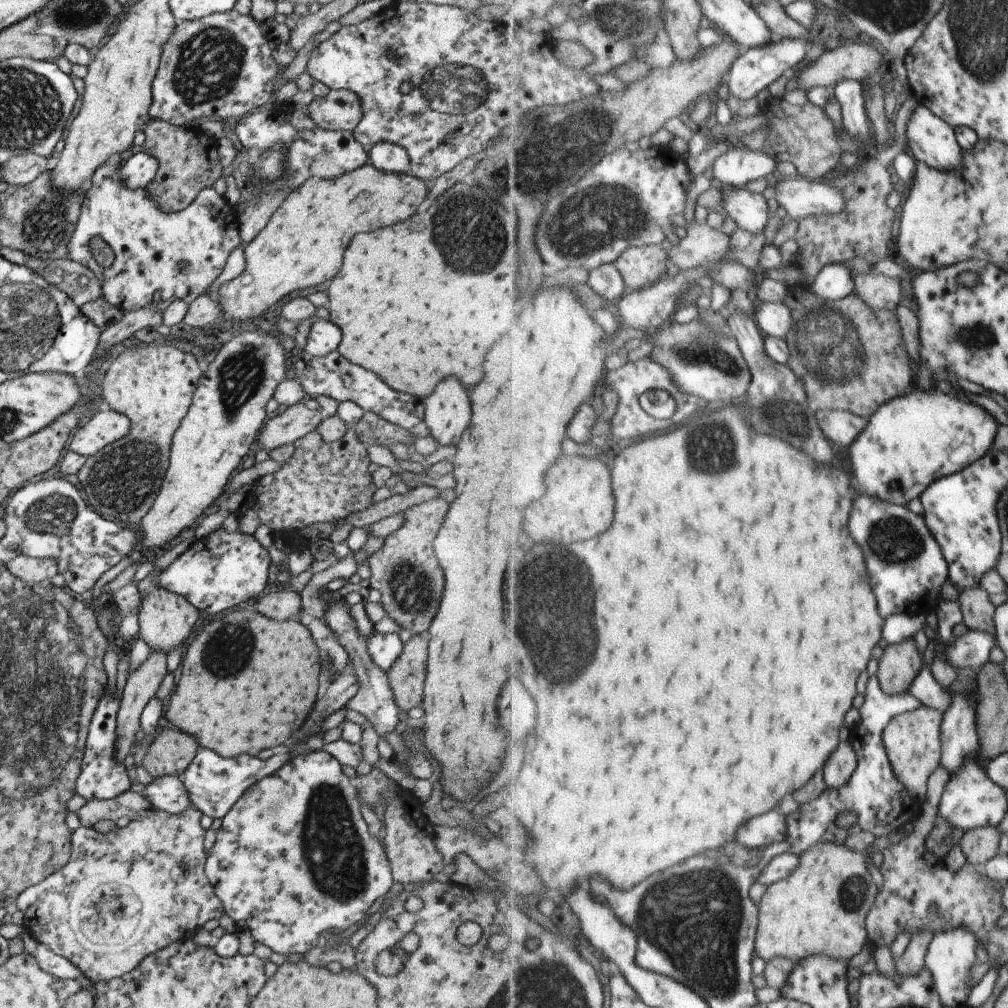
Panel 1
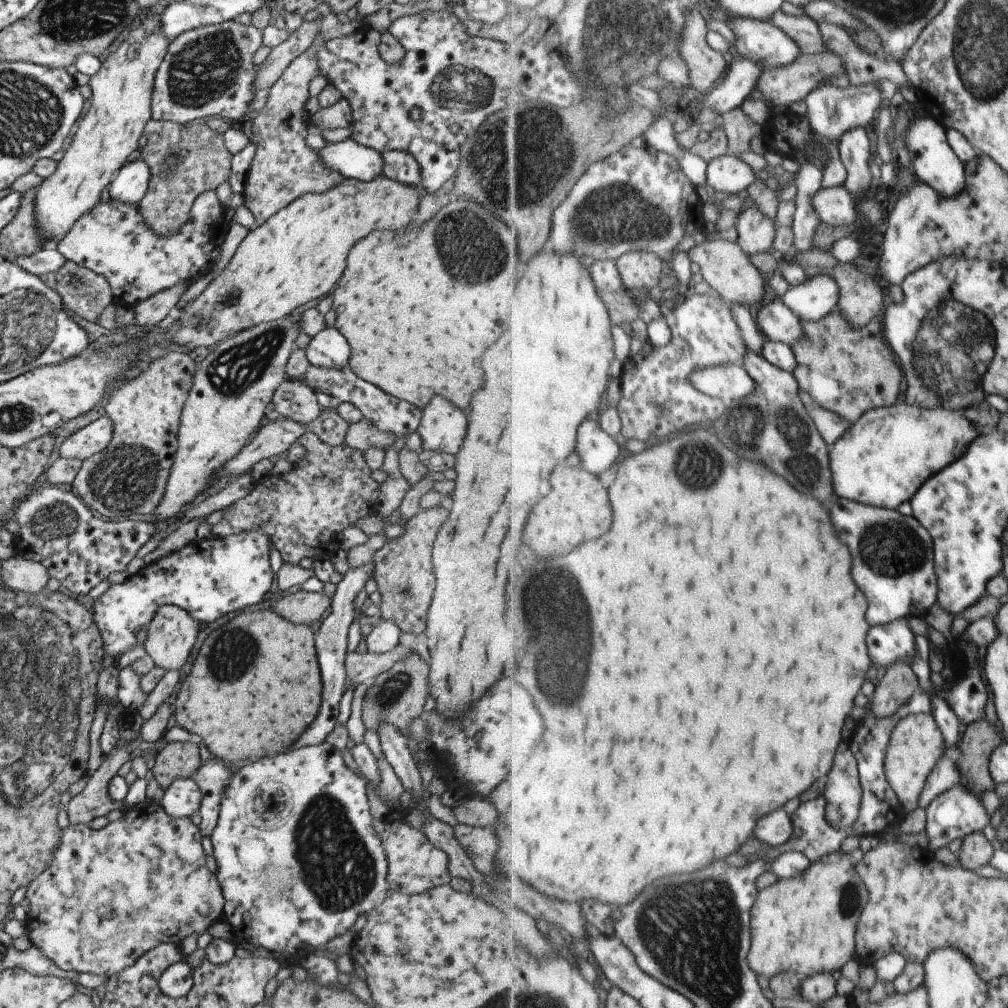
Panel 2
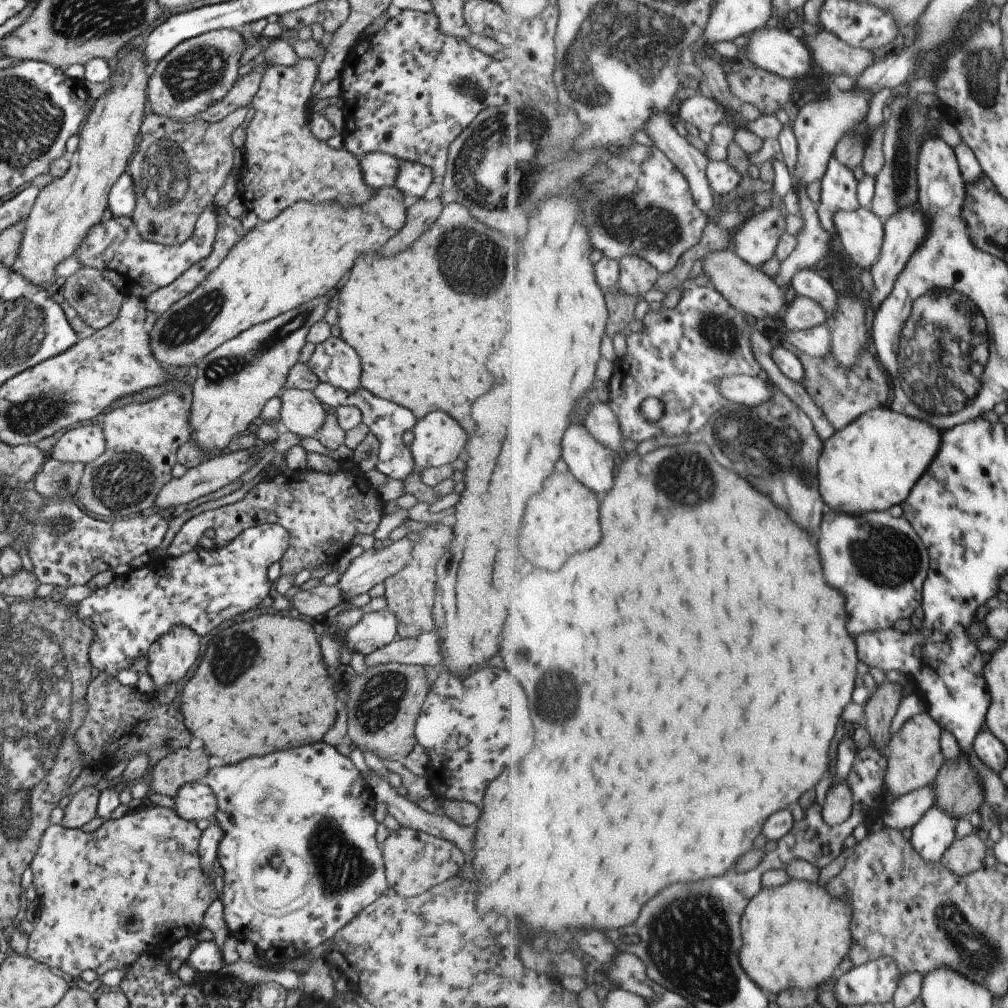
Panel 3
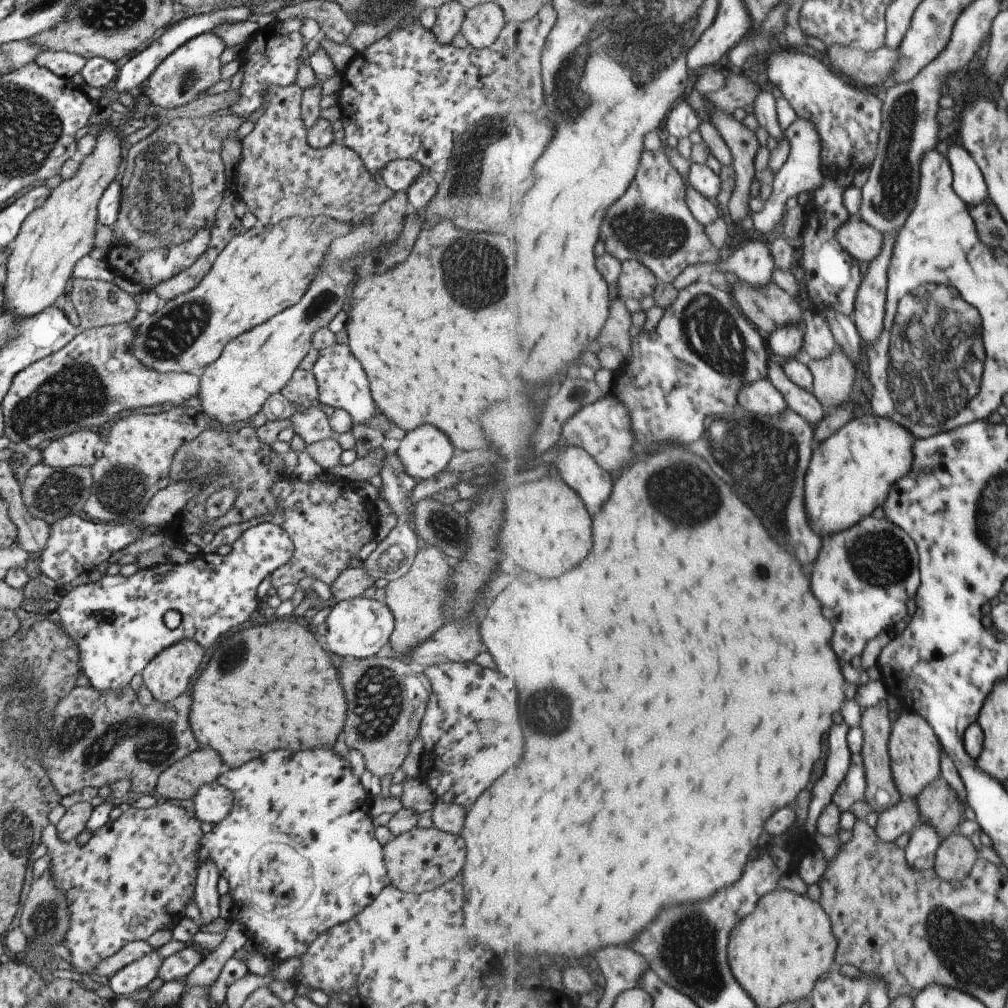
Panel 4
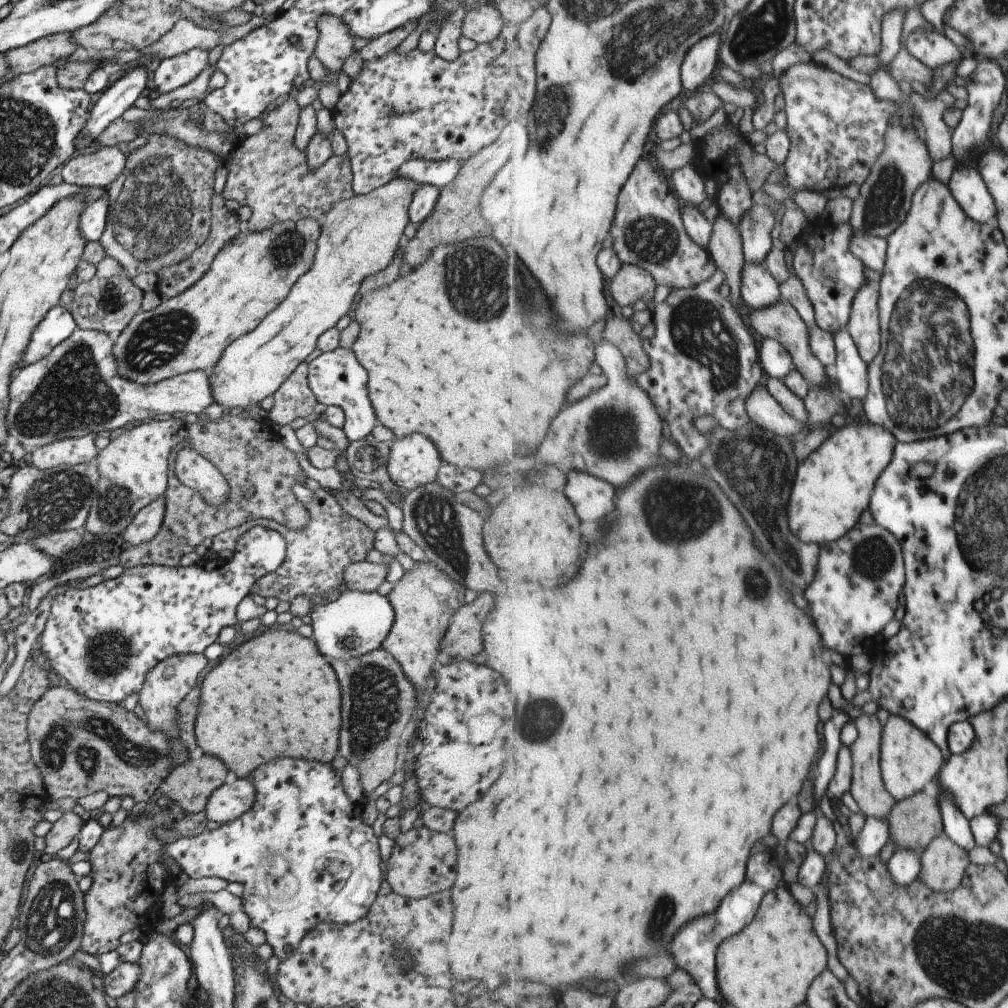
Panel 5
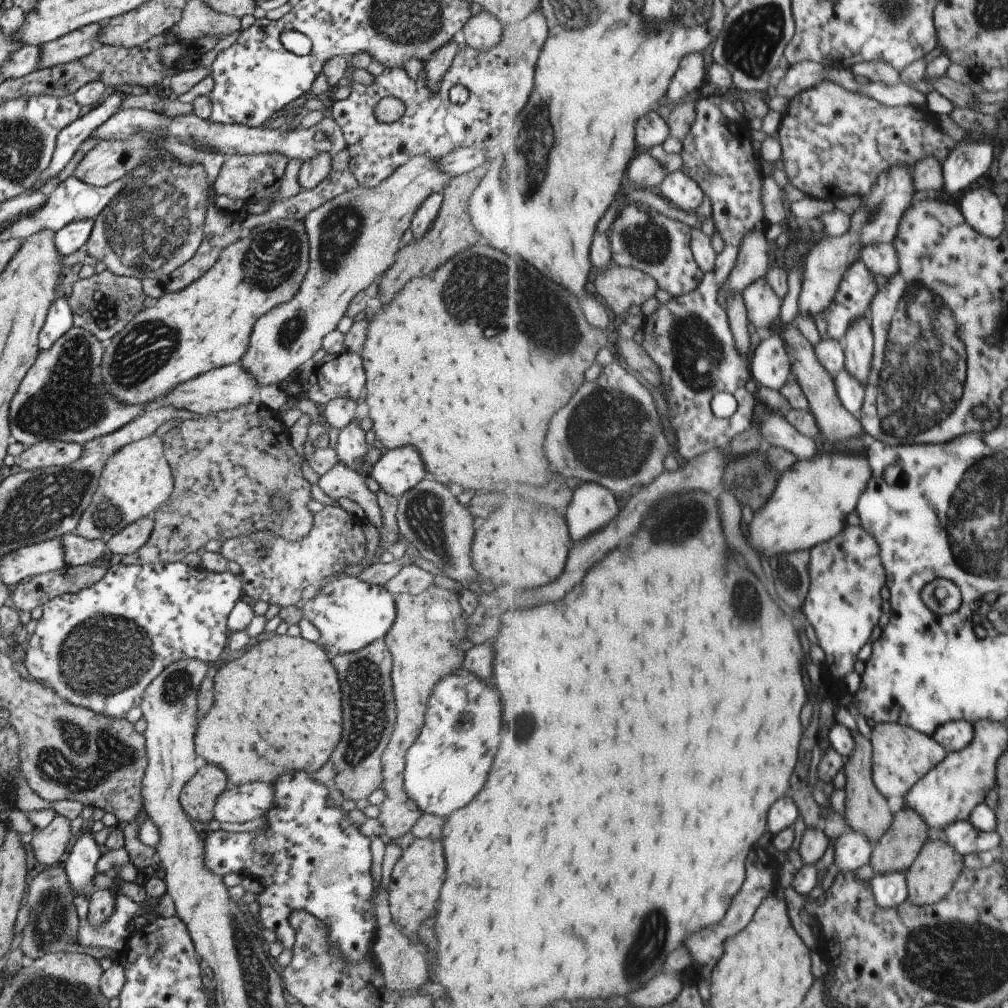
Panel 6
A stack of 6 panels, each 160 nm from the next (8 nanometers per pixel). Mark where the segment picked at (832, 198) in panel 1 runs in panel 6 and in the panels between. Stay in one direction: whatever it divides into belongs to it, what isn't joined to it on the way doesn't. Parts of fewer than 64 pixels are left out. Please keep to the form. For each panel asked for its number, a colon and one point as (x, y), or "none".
2: (836, 208)
3: (862, 232)
4: (863, 241)
5: (872, 250)
6: (882, 258)

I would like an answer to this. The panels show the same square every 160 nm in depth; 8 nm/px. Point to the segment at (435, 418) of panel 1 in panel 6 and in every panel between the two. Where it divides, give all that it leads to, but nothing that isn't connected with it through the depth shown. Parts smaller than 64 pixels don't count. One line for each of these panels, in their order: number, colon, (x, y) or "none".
2: (441, 426)
3: (437, 438)
4: (425, 450)
5: (413, 460)
6: (397, 470)

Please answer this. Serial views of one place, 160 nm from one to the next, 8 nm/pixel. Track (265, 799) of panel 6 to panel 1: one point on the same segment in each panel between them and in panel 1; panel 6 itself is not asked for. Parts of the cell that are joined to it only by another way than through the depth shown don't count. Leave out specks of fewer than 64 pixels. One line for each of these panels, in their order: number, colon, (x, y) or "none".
1: (167, 794)
2: (183, 797)
3: (192, 801)
4: (211, 802)
5: (227, 802)

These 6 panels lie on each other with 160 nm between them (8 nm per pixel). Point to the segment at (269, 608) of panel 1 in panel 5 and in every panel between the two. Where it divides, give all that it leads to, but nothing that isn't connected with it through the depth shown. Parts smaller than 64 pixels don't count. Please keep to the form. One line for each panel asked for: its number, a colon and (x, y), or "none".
2: (302, 607)
3: (322, 599)
4: (350, 583)
5: (363, 576)

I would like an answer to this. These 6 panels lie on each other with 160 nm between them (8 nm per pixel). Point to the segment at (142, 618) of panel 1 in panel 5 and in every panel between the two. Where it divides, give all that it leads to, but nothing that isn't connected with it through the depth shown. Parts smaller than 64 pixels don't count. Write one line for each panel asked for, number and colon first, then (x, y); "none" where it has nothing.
2: (170, 636)
3: (169, 658)
4: (167, 675)
5: (165, 684)

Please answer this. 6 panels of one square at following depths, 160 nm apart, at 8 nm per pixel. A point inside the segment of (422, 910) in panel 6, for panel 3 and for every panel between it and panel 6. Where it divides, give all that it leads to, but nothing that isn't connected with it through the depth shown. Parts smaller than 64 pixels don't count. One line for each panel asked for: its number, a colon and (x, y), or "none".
3: (414, 861)
4: (418, 860)
5: (421, 862)

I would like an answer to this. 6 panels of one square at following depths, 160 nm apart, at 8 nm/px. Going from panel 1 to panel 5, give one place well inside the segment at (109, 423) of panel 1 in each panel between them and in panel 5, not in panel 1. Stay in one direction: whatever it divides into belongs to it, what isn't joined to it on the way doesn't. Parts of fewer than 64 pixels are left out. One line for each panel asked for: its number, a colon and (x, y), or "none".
2: (86, 442)
3: (81, 445)
4: (77, 448)
5: (69, 451)

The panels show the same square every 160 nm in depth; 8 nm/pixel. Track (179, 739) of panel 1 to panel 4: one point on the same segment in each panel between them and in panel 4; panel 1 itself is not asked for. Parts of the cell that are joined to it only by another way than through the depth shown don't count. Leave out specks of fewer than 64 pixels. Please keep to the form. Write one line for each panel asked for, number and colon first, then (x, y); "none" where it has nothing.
2: (177, 759)
3: (181, 766)
4: (179, 781)

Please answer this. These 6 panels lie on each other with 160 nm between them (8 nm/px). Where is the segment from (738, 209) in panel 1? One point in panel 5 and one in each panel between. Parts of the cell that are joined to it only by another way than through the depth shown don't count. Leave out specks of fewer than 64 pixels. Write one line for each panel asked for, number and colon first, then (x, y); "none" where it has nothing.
2: (756, 231)
3: (756, 240)
4: (753, 262)
5: (760, 288)

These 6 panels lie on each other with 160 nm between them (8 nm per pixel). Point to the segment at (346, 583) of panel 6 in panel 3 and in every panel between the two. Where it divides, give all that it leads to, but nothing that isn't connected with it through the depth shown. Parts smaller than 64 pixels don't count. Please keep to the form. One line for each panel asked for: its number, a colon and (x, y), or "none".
3: (376, 629)
4: (357, 628)
5: (356, 623)

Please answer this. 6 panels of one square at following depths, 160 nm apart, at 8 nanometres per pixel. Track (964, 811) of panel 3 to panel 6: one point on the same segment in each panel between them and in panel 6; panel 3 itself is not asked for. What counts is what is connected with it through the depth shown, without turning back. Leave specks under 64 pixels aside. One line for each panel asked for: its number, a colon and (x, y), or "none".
4: (941, 806)
5: (917, 821)
6: (899, 848)

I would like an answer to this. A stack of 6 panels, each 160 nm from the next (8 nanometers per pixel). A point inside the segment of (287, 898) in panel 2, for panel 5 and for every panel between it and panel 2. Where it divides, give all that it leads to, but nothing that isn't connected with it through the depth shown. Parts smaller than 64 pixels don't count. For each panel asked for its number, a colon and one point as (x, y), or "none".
3: (299, 857)
4: (297, 848)
5: (301, 852)

